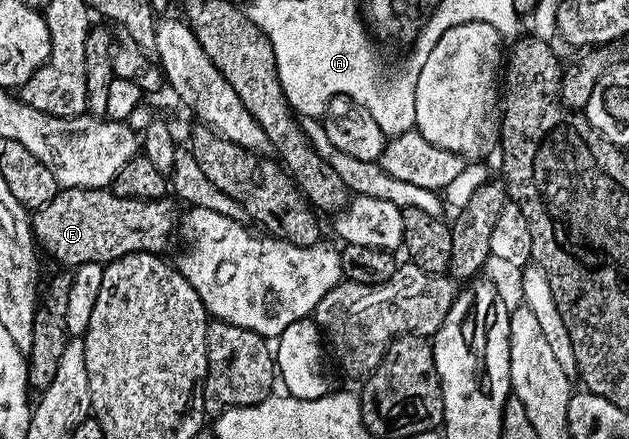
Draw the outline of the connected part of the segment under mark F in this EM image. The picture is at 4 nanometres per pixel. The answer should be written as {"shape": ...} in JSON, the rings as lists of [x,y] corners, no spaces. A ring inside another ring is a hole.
{"shape":[[[65,189],[48,205],[30,214],[33,241],[63,267],[78,267],[98,261],[116,261],[130,253],[158,253],[171,245],[175,224],[180,224],[181,209],[170,196],[156,201],[125,199],[106,189]]]}

